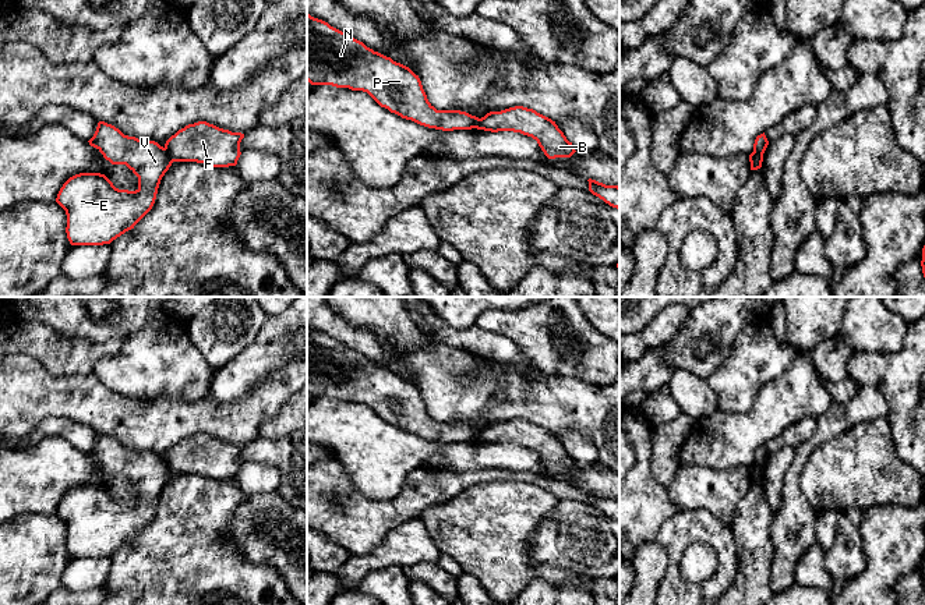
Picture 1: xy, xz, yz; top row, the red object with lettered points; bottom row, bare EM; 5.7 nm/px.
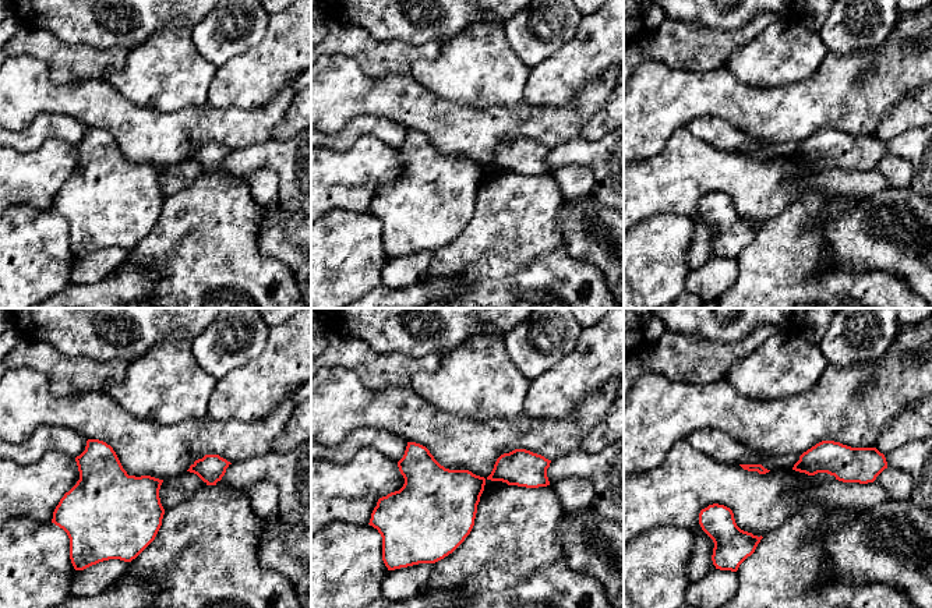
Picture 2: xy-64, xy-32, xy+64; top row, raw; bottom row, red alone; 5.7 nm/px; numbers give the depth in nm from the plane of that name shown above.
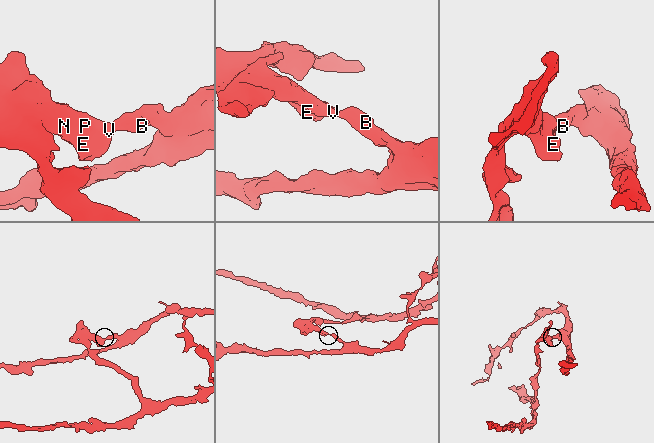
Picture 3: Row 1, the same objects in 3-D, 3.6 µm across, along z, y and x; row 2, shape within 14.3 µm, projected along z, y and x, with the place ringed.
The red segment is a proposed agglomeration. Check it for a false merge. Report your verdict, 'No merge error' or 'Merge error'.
Merge error

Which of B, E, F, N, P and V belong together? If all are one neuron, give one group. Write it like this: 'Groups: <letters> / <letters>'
Groups: B F / E N P V

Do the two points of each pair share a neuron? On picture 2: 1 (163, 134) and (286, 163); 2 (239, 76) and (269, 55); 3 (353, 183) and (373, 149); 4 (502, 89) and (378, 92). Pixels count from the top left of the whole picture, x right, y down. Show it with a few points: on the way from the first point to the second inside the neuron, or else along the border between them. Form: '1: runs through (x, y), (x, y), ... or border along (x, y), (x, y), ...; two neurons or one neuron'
1: border along (262, 141), (232, 151); two neurons
2: runs through (246, 76), (262, 62); one neuron
3: runs through (356, 175), (370, 158); one neuron
4: border along (409, 74), (437, 95), (462, 103); two neurons

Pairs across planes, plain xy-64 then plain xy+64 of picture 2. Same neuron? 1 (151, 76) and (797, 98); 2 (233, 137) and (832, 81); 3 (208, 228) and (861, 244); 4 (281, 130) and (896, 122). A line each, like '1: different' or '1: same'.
1: different
2: same
3: different
4: same

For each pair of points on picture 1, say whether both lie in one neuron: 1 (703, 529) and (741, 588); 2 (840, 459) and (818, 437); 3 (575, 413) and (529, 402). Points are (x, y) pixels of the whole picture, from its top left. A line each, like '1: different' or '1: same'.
1: different
2: different
3: same

